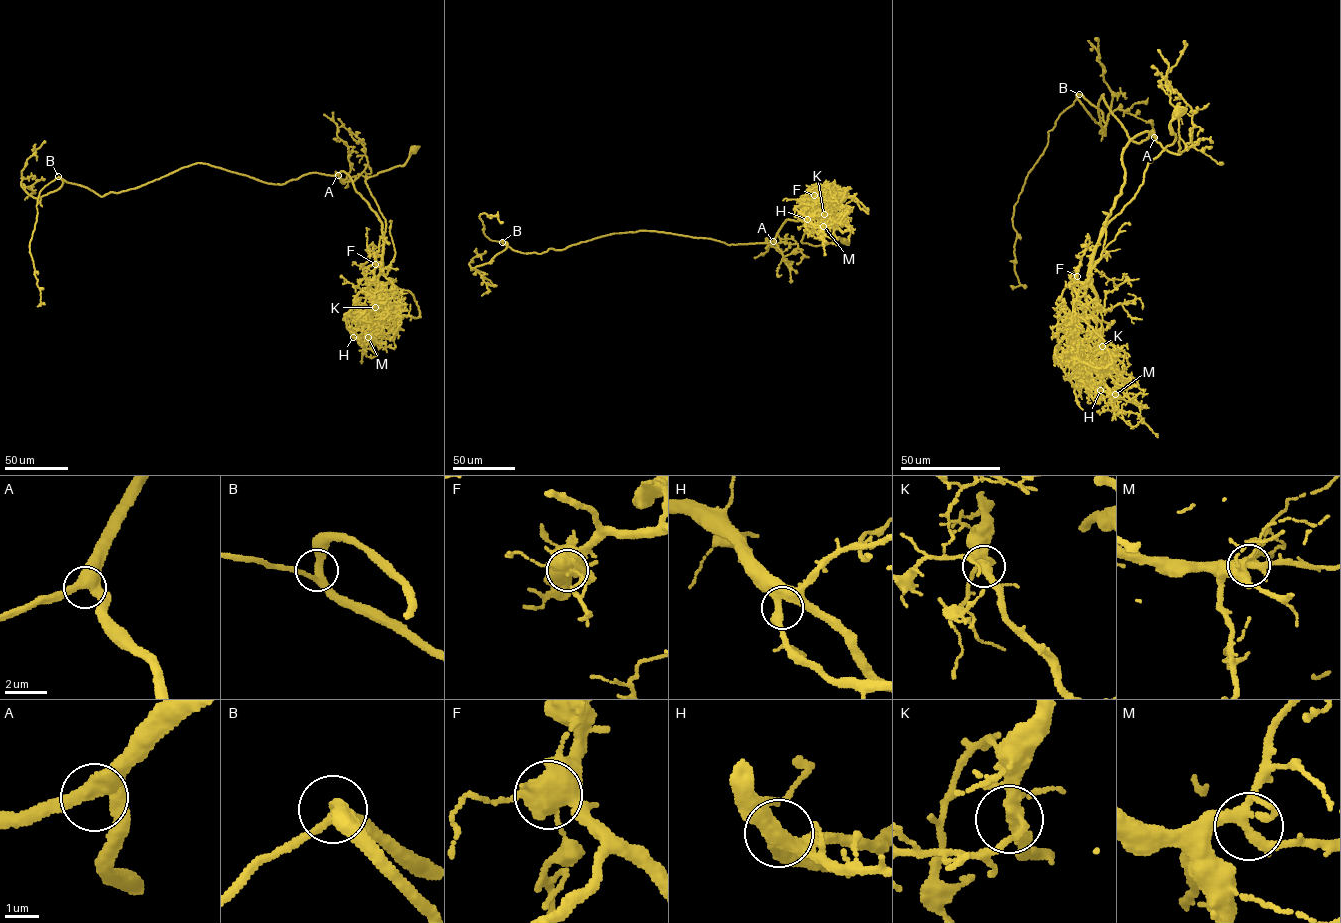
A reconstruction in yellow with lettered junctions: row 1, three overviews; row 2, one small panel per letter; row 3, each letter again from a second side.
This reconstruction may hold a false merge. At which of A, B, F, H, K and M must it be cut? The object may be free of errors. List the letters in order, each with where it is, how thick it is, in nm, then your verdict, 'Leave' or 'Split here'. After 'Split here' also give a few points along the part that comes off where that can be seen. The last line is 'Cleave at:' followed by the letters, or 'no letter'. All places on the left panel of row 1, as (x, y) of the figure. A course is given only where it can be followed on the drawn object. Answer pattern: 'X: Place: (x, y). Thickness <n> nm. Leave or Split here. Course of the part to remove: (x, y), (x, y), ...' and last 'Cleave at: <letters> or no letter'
A: Place: (338, 175). Thickness 400 nm. Leave
B: Place: (58, 176). Thickness 300 nm. Leave
F: Place: (375, 264). Thickness 500 nm. Split here. Course of the part to remove: (375, 264), (397, 288), (408, 290), (418, 307), (420, 317), (389, 313), (378, 323), (395, 329)
H: Place: (353, 337). Thickness 360 nm. Leave
K: Place: (375, 307). Thickness 300 nm. Leave
M: Place: (368, 337). Thickness 300 nm. Leave
Cleave at: F

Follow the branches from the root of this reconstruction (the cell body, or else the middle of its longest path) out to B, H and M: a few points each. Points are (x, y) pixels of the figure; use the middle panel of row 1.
B: (843, 240), (801, 242), (820, 206), (787, 219), (767, 243), (641, 230), (540, 254), (502, 242)
H: (843, 240), (817, 245), (801, 242), (821, 217), (823, 202), (817, 208), (796, 207), (807, 219)
M: (843, 240), (803, 243), (804, 234), (821, 217), (823, 203), (817, 208), (795, 208), (823, 226)

